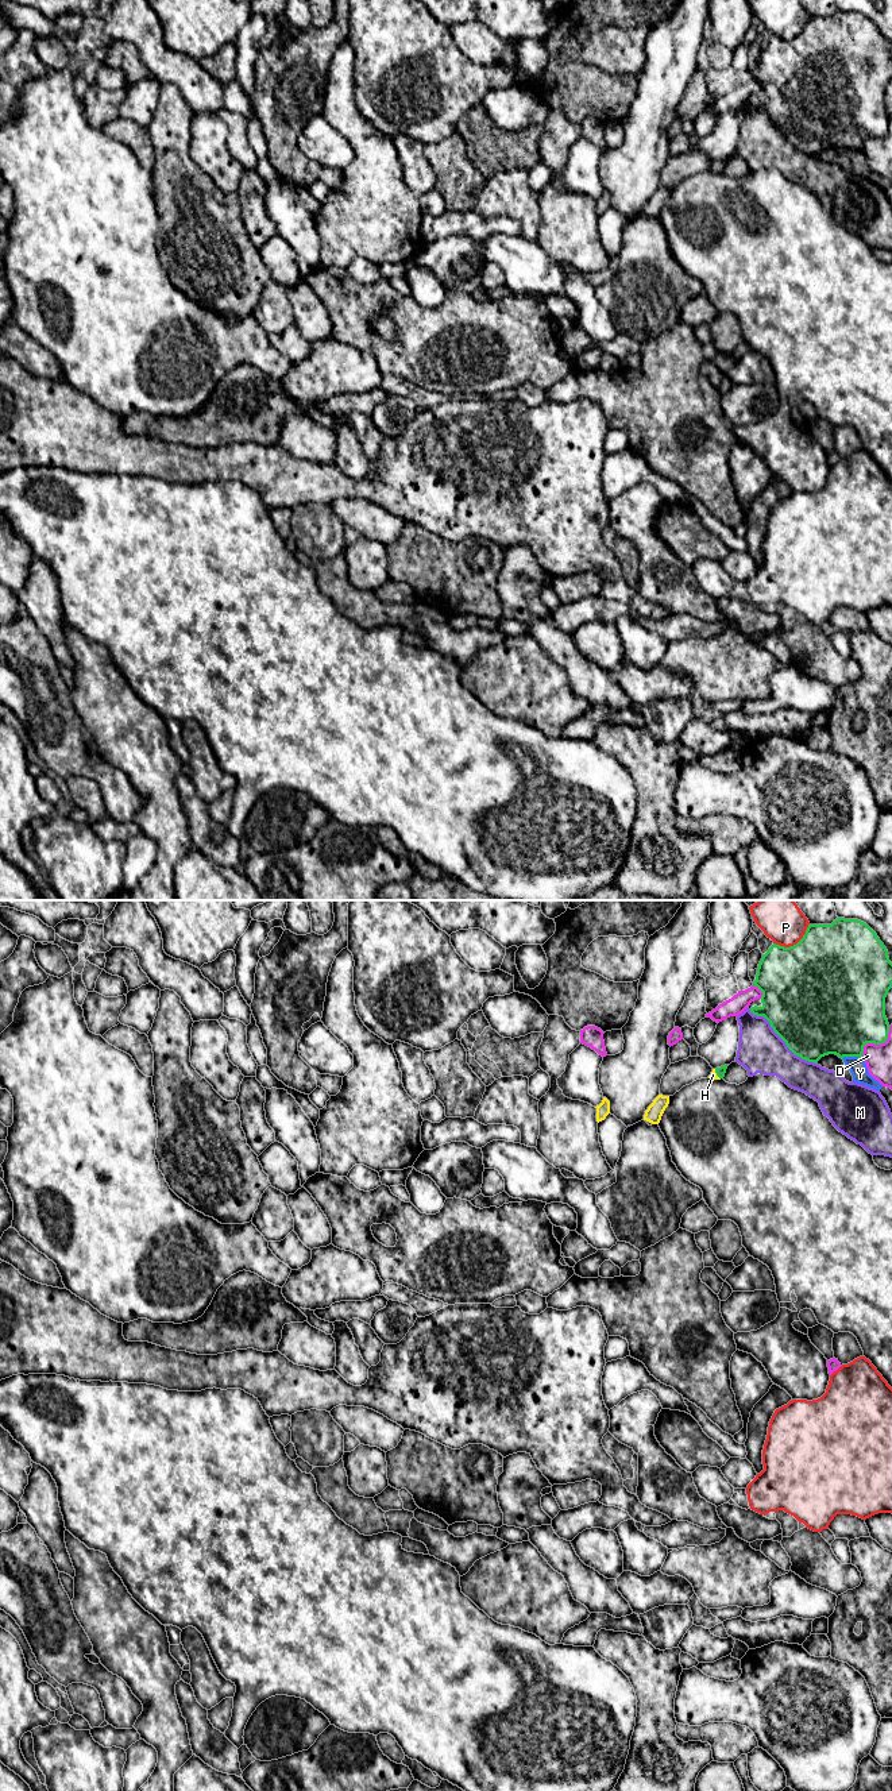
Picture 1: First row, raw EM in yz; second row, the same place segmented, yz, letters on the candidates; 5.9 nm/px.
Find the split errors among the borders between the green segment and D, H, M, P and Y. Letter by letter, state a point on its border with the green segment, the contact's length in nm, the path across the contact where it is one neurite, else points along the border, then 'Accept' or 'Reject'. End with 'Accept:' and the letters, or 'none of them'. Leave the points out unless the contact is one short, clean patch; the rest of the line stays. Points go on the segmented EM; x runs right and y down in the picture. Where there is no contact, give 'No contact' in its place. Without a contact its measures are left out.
D: Touches green at yz (760, 989). Shared border 100 nm. Reject
H: Touches green at yz (717, 1075). Shared border 70 nm. Path across: yz (721, 1070), (717, 1075), (713, 1075). Accept
M: Touches green at yz (782, 1038). Shared border 500 nm. Reject
P: Touches green at yz (794, 945). Shared border 240 nm. Reject
Y: Touches green at yz (852, 1056). Shared border 120 nm. Reject
Accept: H

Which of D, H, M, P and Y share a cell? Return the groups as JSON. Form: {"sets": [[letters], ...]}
{"sets": [["D"], ["H"], ["M"], ["P"], ["Y"]]}

